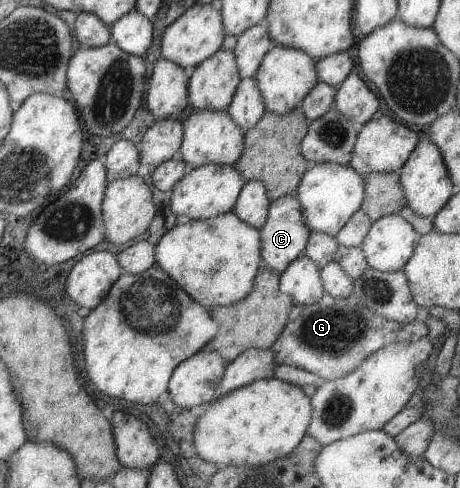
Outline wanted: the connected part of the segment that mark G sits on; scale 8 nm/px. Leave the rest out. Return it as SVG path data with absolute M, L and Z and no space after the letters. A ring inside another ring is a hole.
M324 293L313 304L293 304L283 330L270 349L275 364L299 367L330 381L349 374L372 352L385 345L418 341L430 332L424 322L416 319L404 325L387 320L365 308L353 295L333 298L329 293Z

